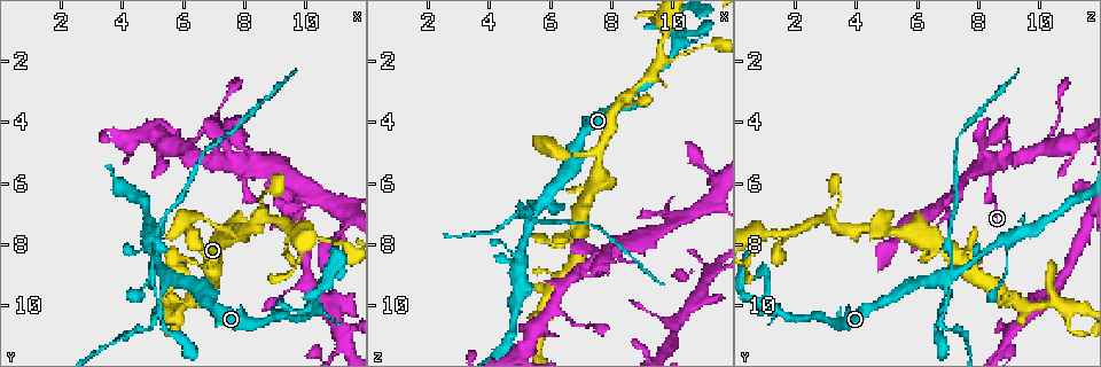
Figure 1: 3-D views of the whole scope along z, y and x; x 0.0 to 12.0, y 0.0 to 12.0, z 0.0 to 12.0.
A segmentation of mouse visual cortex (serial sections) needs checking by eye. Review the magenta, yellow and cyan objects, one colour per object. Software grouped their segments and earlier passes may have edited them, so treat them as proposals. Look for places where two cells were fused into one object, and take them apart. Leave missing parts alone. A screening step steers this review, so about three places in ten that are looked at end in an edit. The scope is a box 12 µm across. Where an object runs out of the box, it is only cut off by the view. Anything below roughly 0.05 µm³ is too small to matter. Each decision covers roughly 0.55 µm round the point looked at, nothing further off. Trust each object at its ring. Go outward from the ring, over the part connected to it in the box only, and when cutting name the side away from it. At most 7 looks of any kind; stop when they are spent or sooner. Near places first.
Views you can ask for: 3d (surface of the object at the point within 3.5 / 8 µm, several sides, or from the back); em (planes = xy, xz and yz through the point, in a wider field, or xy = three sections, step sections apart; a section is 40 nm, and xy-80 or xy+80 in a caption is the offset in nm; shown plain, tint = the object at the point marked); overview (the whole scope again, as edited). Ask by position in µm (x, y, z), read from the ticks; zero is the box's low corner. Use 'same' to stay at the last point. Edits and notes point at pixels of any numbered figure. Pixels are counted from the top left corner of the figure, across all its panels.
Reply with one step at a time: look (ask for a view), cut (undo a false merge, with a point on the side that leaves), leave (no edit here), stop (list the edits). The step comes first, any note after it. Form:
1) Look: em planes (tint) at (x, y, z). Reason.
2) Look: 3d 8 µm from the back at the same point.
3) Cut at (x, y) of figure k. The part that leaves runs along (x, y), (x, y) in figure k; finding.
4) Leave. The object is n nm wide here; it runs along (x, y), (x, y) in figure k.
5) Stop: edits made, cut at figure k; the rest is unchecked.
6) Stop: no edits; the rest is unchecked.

Look: 3d 3.5 µm from the back at (5.4, 9.9, 10.4). Four-way junction.

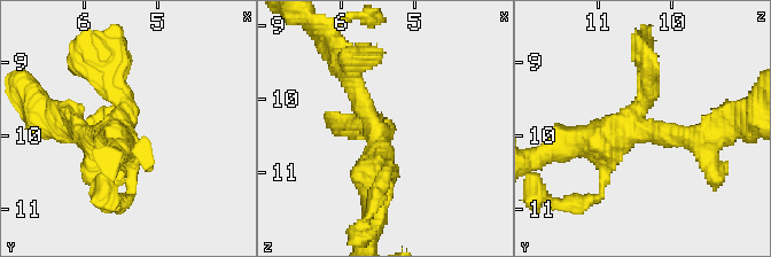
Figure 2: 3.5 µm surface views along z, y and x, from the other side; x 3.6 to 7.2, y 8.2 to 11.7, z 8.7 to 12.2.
Look: em xy step 1 (tint) at (5.50, 9.90, 10.55). 4 arms meet here; the arms are 200, 250, 300, 400 nm wide.

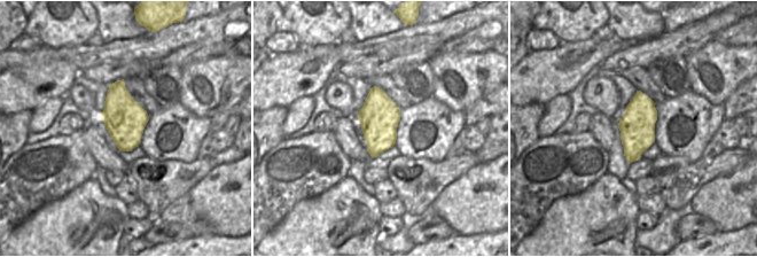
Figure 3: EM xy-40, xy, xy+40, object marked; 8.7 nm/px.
Leave. One cell here.

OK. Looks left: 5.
Look: 3d 3.5 µm at (7.8, 5.3, 8.4). Four or more arms meet.

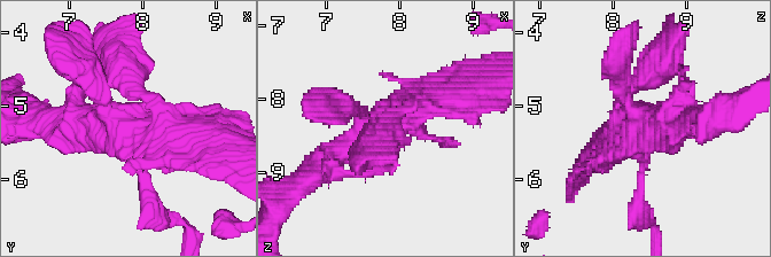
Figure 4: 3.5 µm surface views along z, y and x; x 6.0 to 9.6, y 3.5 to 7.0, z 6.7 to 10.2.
Look: em xy step 1 (tint) at (7.85, 5.40, 8.35).

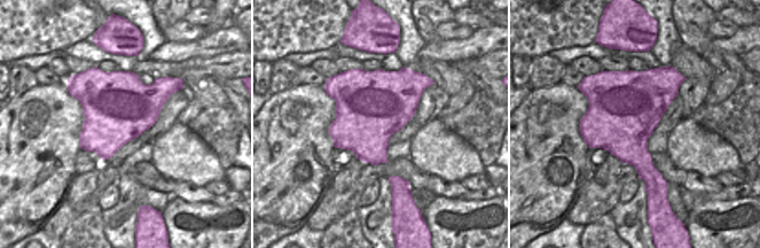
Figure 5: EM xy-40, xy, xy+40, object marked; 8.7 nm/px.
Leave. Continuous, no second cell.

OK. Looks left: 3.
Look: 3d 3.5 µm from the back at (6.0, 4.9, 10.0). A fork.

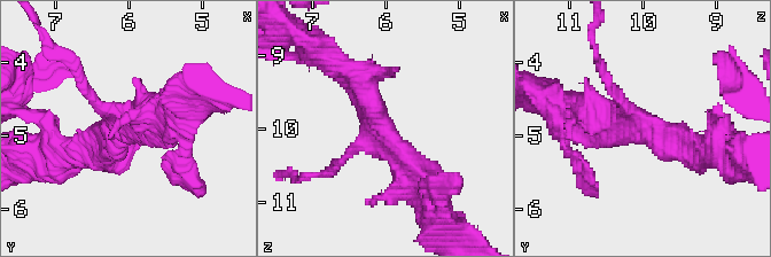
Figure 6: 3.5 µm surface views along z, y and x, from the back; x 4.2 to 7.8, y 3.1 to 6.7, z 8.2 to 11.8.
Look: em xy step 2 (tint) at (6.10, 4.90, 9.90). 3 arms meet here; the arms are 150, 300, 400 nm wide; now the EM.

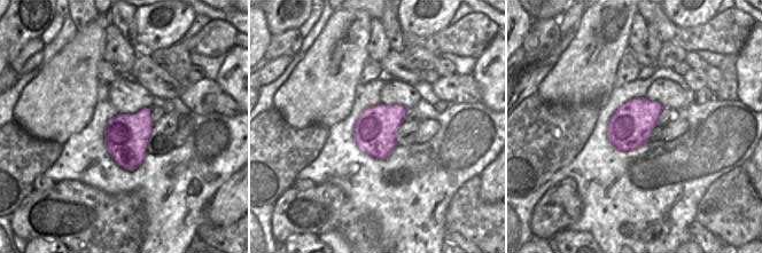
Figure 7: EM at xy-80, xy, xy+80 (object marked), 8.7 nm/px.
Look: em xy step 5 (tint) at the same point.

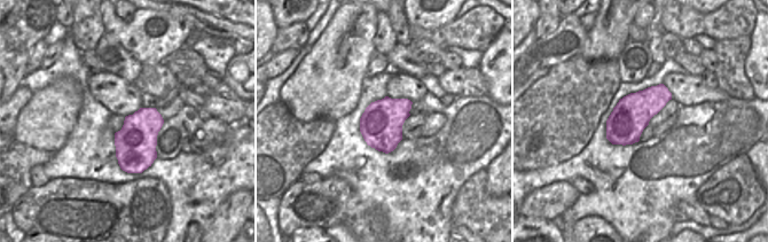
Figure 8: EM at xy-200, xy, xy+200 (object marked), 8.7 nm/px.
Leave. Continuous, no second cell.

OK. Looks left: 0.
Stop: no edits; the rest is unchecked.

